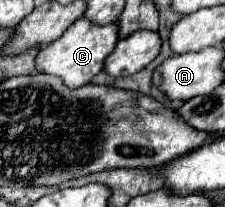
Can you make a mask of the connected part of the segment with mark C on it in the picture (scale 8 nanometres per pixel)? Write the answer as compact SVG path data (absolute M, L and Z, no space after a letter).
M80 17L76 23L70 25L70 29L62 37L58 37L56 41L52 41L44 49L40 49L40 53L36 57L36 65L44 73L60 77L70 89L76 89L76 87L90 83L92 77L104 69L104 59L108 59L108 55L114 51L118 39L120 39L120 35L118 35L116 21L108 23L108 25L94 25L88 19Z

